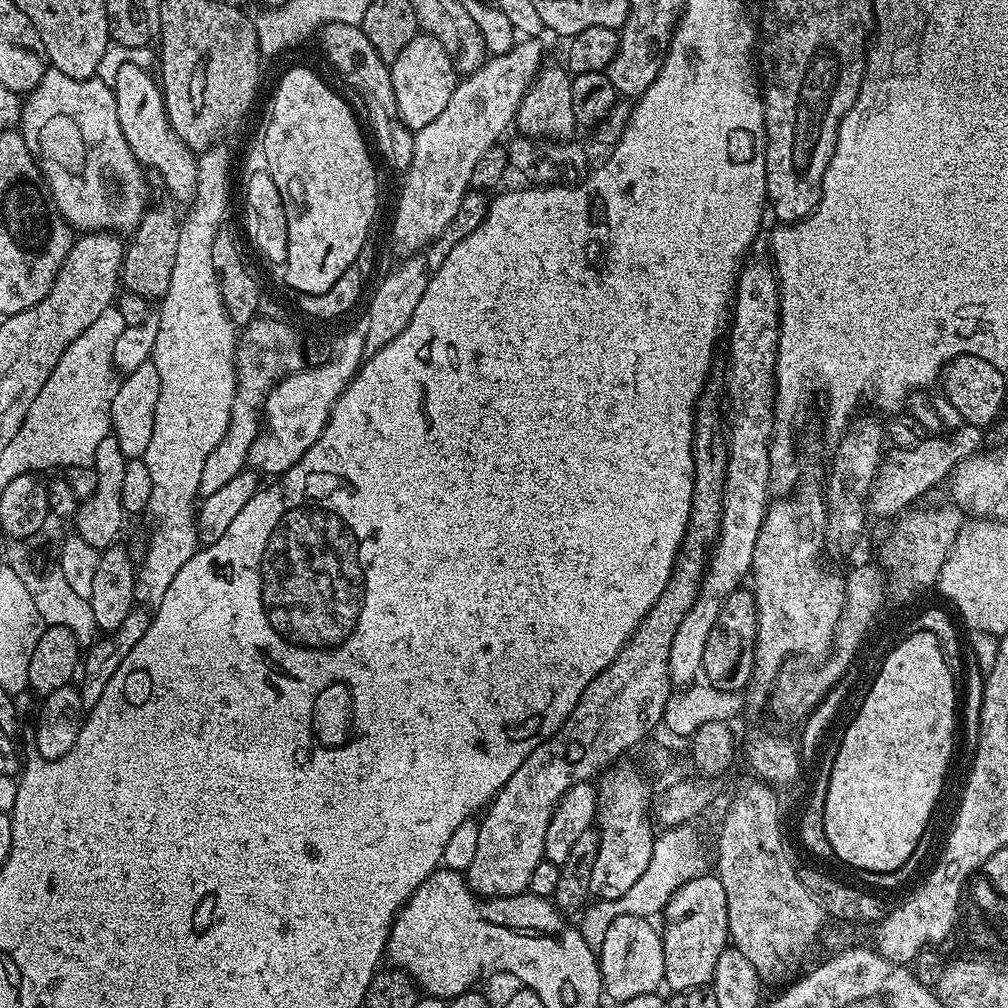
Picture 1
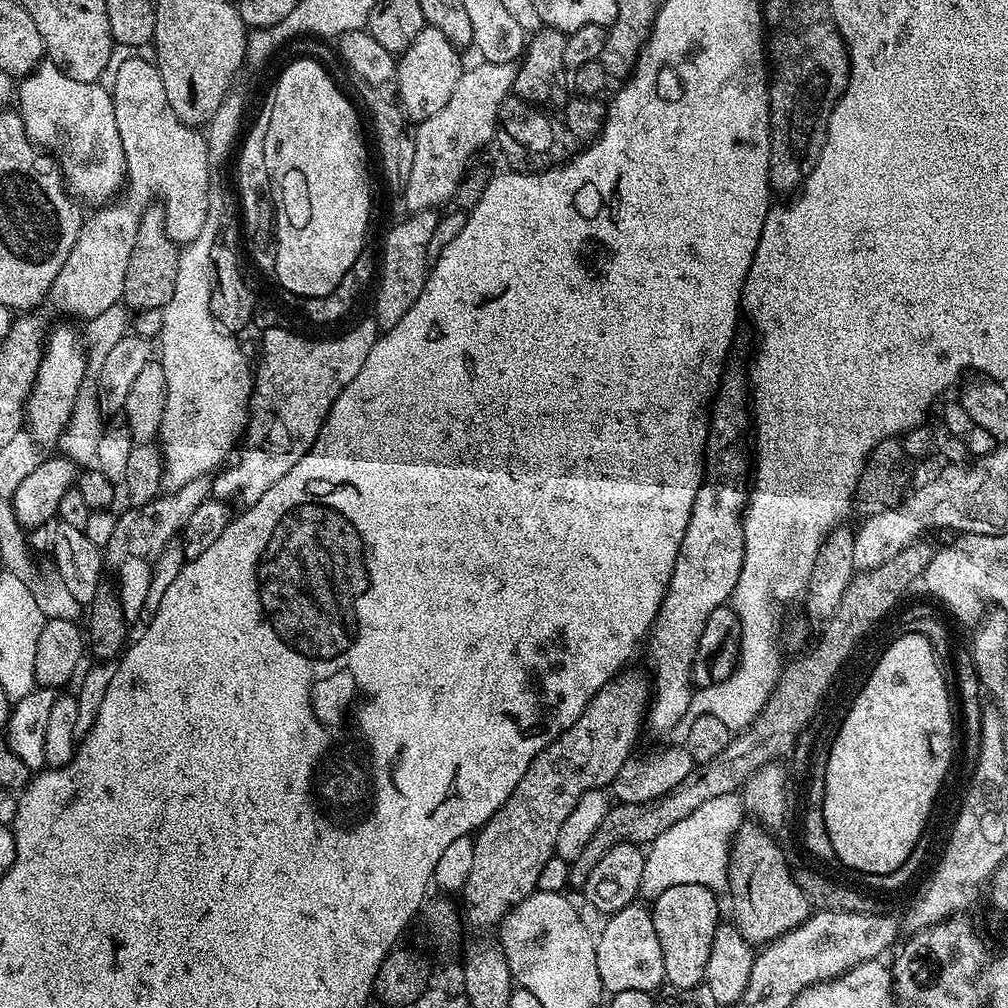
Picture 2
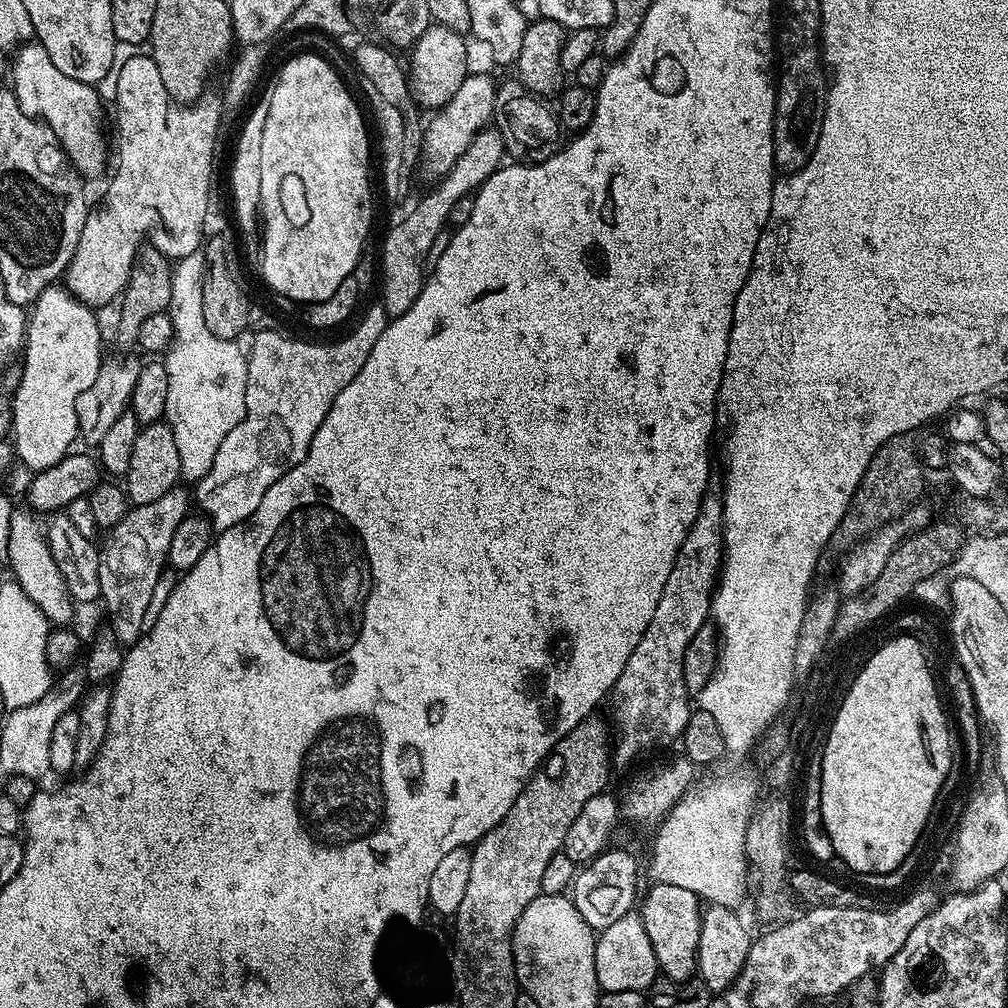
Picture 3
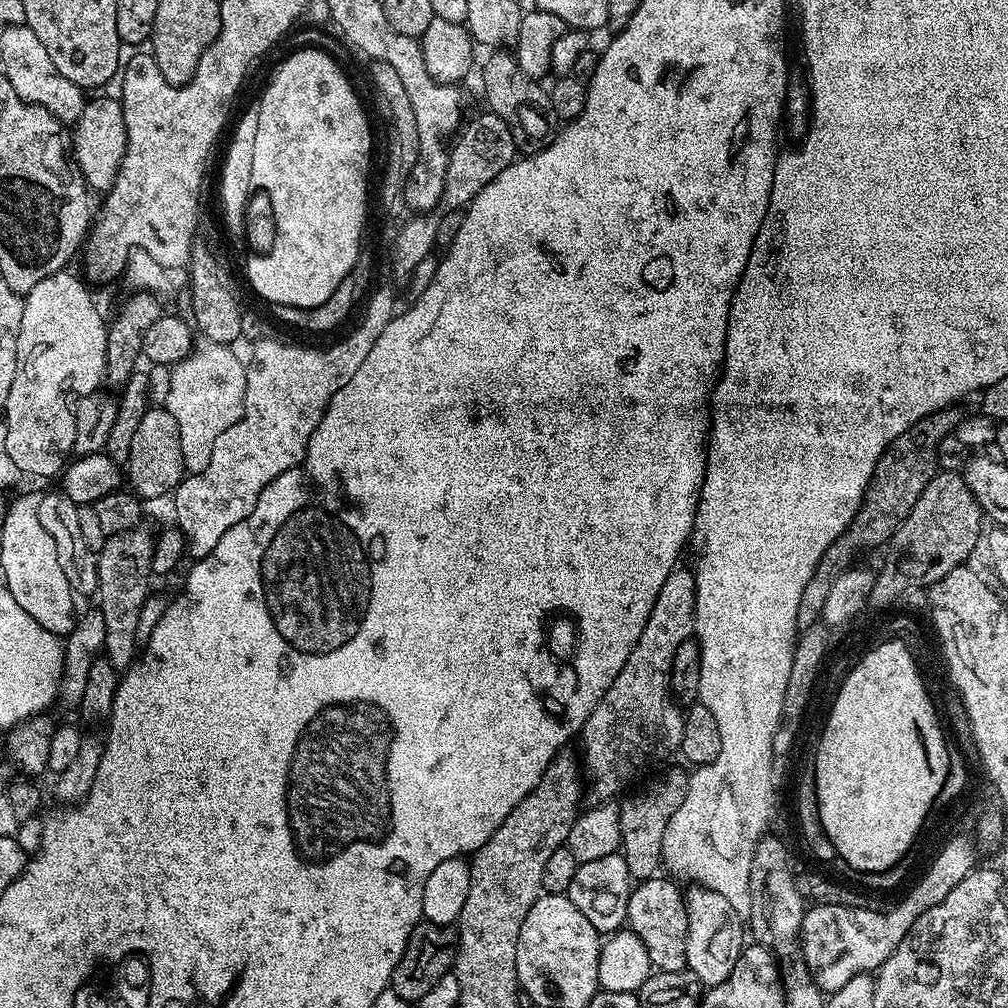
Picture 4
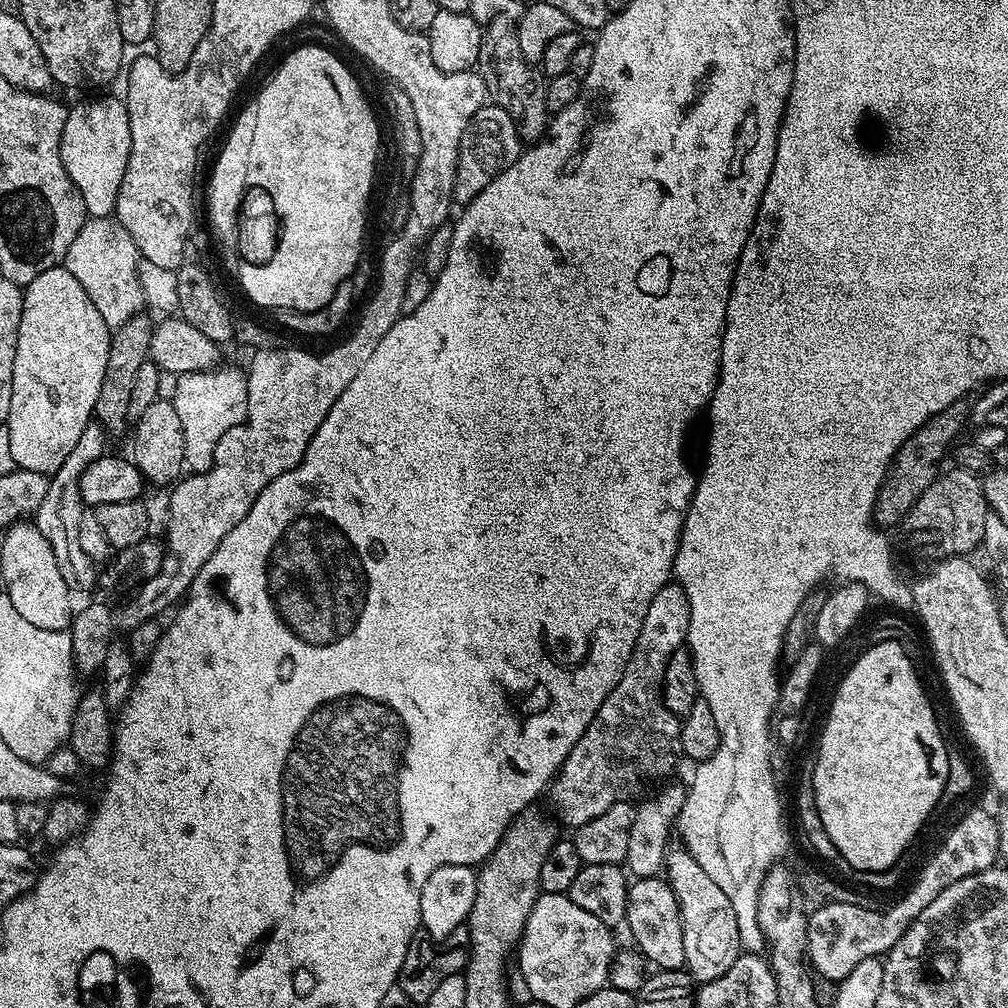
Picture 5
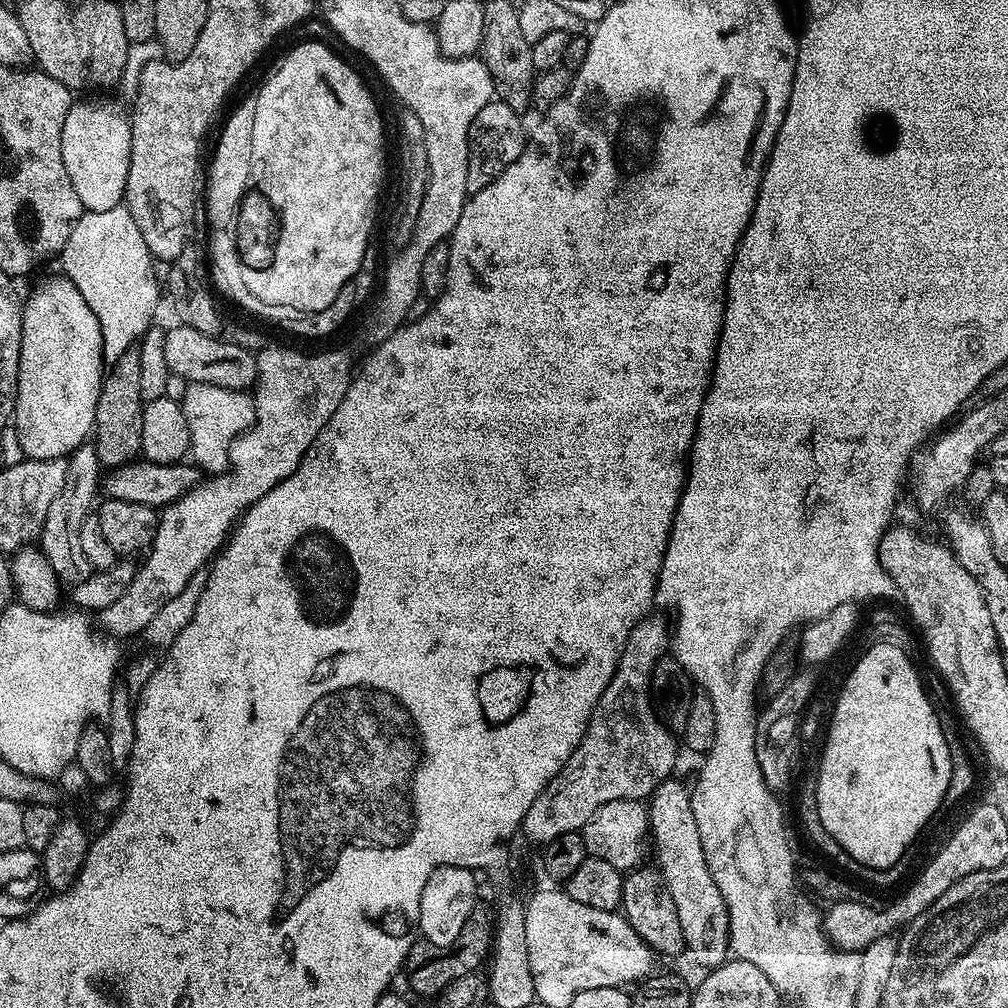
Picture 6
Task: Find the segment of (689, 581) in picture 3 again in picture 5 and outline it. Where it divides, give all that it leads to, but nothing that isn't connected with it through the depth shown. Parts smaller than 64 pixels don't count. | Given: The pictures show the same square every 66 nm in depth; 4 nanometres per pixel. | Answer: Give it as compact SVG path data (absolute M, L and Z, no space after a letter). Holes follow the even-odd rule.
M669 582L666 586L662 586L662 590L658 590L658 594L654 594L654 602L650 602L650 610L646 610L646 618L642 622L642 630L638 634L638 642L634 646L634 650L630 654L630 662L626 662L626 670L622 670L622 678L618 678L618 682L614 686L614 690L610 690L610 694L602 702L602 706L598 706L598 710L594 714L594 718L590 722L590 726L582 734L582 738L578 738L578 742L574 742L574 750L570 750L570 754L566 758L566 762L560 767L560 771L556 773L555 780L550 785L550 796L552 792L552 808L555 819L561 825L569 824L572 830L580 828L586 822L590 822L594 818L598 818L598 814L606 814L606 810L610 810L610 806L614 806L623 800L631 801L632 796L636 796L651 780L656 780L659 776L664 776L676 764L676 759L681 759L680 751L680 725L681 717L670 714L670 710L666 710L664 700L660 696L660 687L662 686L662 678L666 670L666 662L670 658L670 654L674 654L674 650L685 647L688 639L688 627L690 626L690 602L686 598L686 594L681 590L680 585L675 582Z

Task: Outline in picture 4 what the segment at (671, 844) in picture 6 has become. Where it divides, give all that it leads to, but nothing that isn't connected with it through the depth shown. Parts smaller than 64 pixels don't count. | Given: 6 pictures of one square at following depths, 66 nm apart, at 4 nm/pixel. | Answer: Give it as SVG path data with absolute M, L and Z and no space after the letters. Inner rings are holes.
M691 885L685 891L684 905L688 914L688 933L686 934L686 968L701 985L713 988L718 982L730 978L734 962L744 953L746 947L746 924L736 913L734 906L717 891L703 885Z

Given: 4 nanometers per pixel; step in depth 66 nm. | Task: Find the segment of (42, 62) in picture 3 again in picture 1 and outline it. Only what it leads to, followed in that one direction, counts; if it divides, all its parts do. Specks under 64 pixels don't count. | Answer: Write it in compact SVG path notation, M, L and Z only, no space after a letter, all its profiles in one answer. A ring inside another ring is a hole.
M49 67L42 82L34 91L27 93L23 101L18 131L26 142L26 150L30 150L38 170L48 183L52 201L73 229L84 234L97 230L111 230L117 234L136 231L149 211L148 180L144 177L145 169L134 158L130 142L126 142L126 134L122 134L122 126L118 126L118 106L113 85L99 78L66 78L66 74Z

